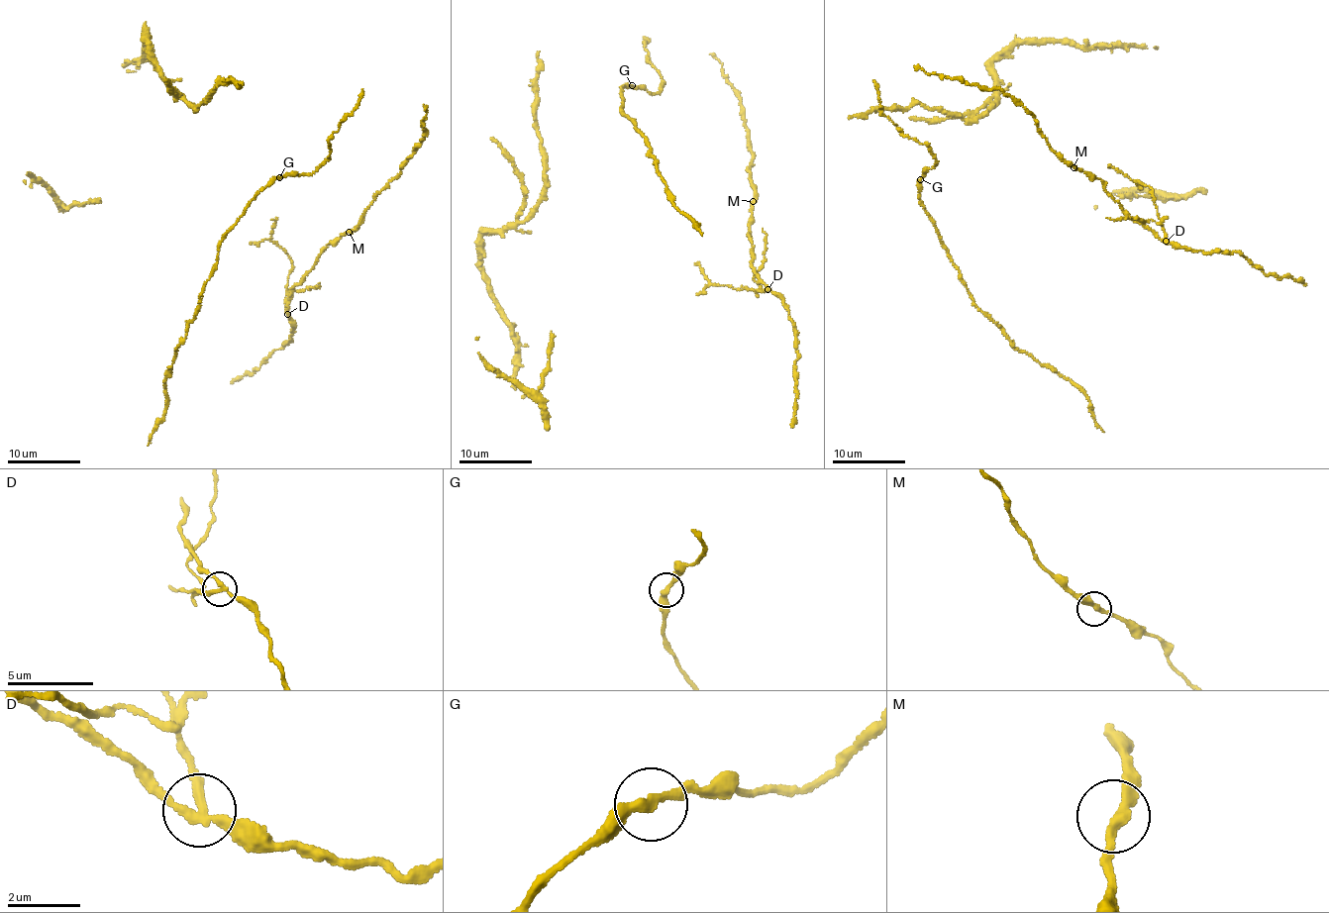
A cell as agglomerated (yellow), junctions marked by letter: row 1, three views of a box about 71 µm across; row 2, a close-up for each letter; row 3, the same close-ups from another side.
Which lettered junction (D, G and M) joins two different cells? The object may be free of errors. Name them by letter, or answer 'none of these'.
D

